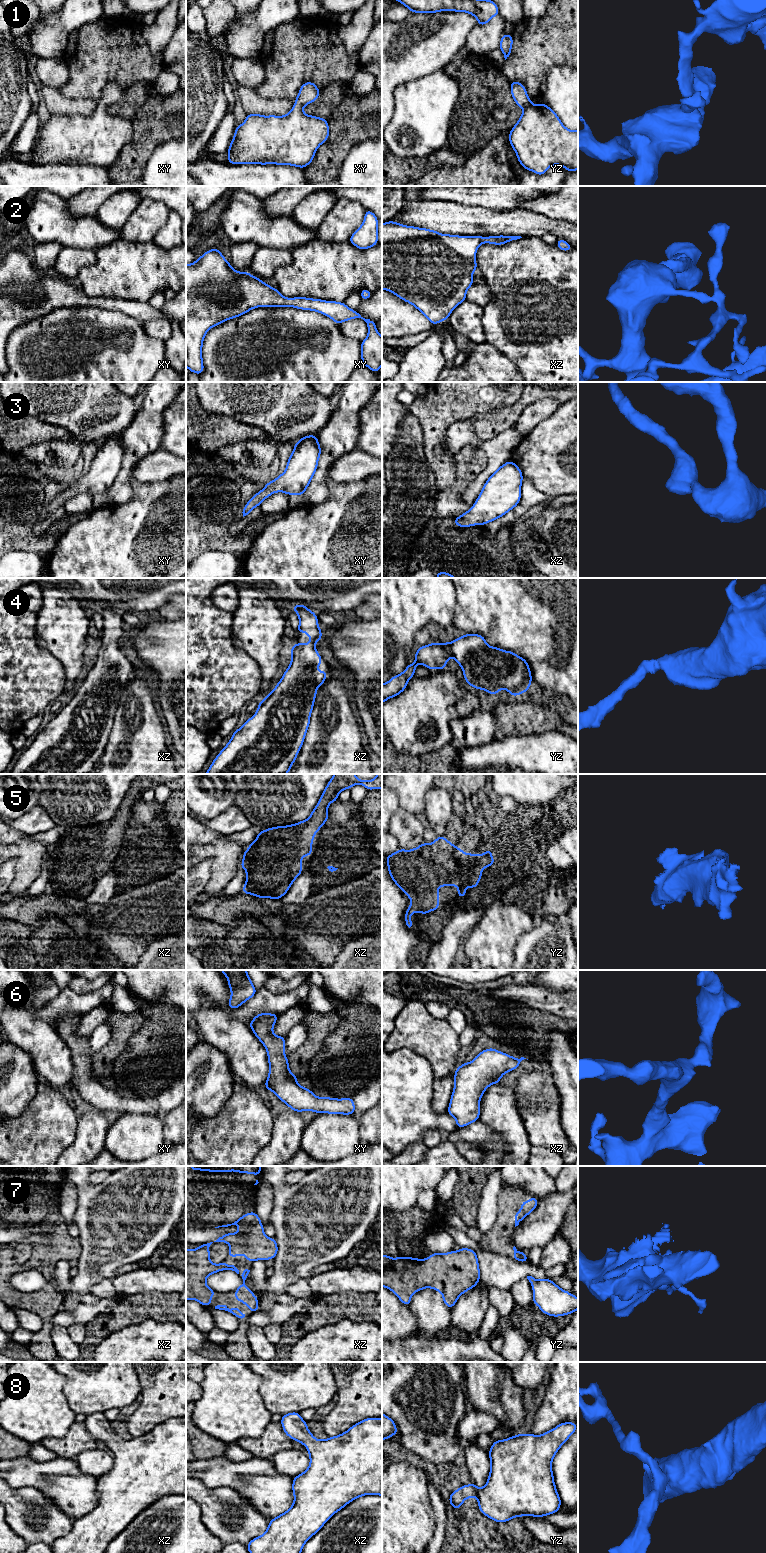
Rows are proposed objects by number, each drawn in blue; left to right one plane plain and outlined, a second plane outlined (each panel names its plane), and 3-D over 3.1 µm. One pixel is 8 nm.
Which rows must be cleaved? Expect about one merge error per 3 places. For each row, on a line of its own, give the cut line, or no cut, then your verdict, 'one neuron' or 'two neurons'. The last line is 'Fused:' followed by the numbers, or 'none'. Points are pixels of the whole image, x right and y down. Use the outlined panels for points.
1: cut none; one neuron
2: cut none; one neuron
3: cut none; one neuron
4: cut none; one neuron
5: cut none; one neuron
6: cut none; one neuron
7: cut xz (257, 1304), (254, 1310); two neurons
8: cut none; one neuron
Fused: 7

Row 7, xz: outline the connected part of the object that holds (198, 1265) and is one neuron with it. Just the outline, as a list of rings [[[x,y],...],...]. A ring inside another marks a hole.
[[[212,1243],[201,1244],[192,1250],[186,1249],[186,1301],[194,1299],[203,1306],[211,1306],[211,1298],[215,1295],[215,1291],[206,1285],[210,1274],[222,1270],[232,1270],[239,1274],[234,1265],[228,1265],[225,1261],[221,1264],[210,1261],[209,1247]],[[245,1269],[242,1275],[239,1274],[243,1283],[235,1290],[235,1300],[242,1301],[254,1313],[259,1297],[245,1285],[249,1272],[250,1270]]]

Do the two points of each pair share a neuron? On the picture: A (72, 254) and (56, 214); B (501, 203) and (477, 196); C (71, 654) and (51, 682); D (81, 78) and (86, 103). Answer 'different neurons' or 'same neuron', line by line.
A: different neurons
B: same neuron
C: different neurons
D: different neurons

